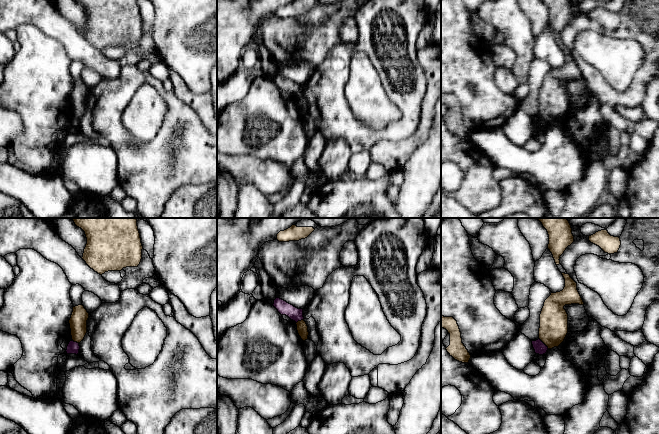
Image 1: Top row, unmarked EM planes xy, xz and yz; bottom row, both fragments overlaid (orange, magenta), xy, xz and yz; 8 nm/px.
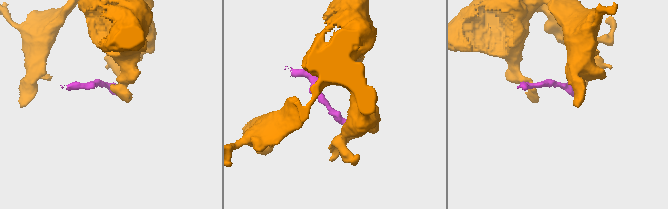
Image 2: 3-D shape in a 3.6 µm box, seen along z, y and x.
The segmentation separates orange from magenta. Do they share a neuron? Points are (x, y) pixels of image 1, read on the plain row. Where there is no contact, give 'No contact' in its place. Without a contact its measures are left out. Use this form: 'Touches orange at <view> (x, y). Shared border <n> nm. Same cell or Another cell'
Touches orange at yz (543, 118). Shared border 120 nm. Another cell

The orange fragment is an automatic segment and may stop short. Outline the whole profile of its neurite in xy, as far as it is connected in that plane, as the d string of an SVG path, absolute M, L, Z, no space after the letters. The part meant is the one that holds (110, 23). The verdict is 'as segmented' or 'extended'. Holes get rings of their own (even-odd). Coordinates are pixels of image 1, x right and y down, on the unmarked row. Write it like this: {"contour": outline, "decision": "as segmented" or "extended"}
{"contour": "M75 0L86 11L82 35L98 50L138 43L142 19L137 0Z", "decision": "as segmented"}

